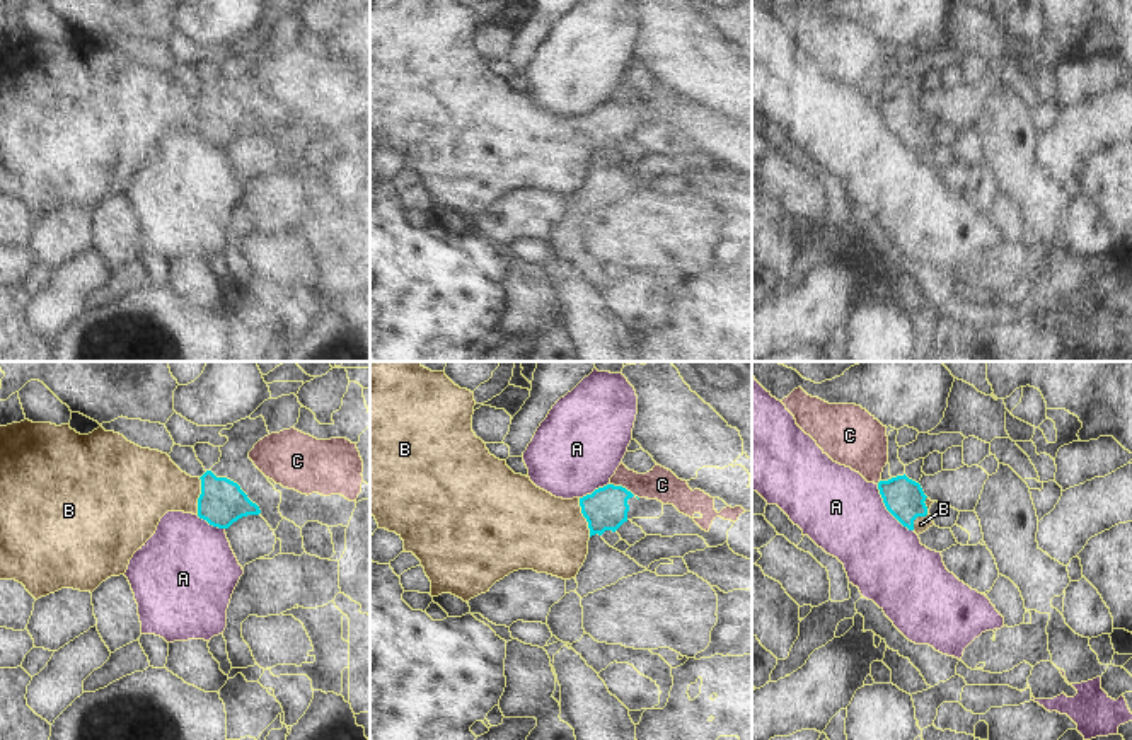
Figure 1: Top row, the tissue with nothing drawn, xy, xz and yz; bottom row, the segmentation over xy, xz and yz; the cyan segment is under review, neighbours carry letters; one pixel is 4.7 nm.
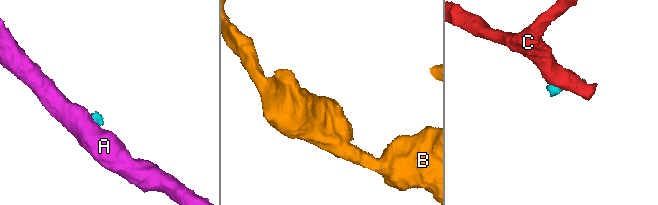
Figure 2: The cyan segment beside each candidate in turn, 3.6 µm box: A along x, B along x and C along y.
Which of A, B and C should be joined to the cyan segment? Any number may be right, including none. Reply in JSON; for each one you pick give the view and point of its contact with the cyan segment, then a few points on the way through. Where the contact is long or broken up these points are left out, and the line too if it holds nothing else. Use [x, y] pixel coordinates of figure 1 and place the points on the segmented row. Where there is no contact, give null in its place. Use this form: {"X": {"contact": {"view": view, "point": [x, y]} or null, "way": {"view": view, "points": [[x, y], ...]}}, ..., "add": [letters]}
{"B": {"contact": {"view": "yz", "point": [924, 515]}, "way": {"view": "yz", "points": [[904, 498], [924, 515], [921, 524]]}}, "add": ["B"]}

